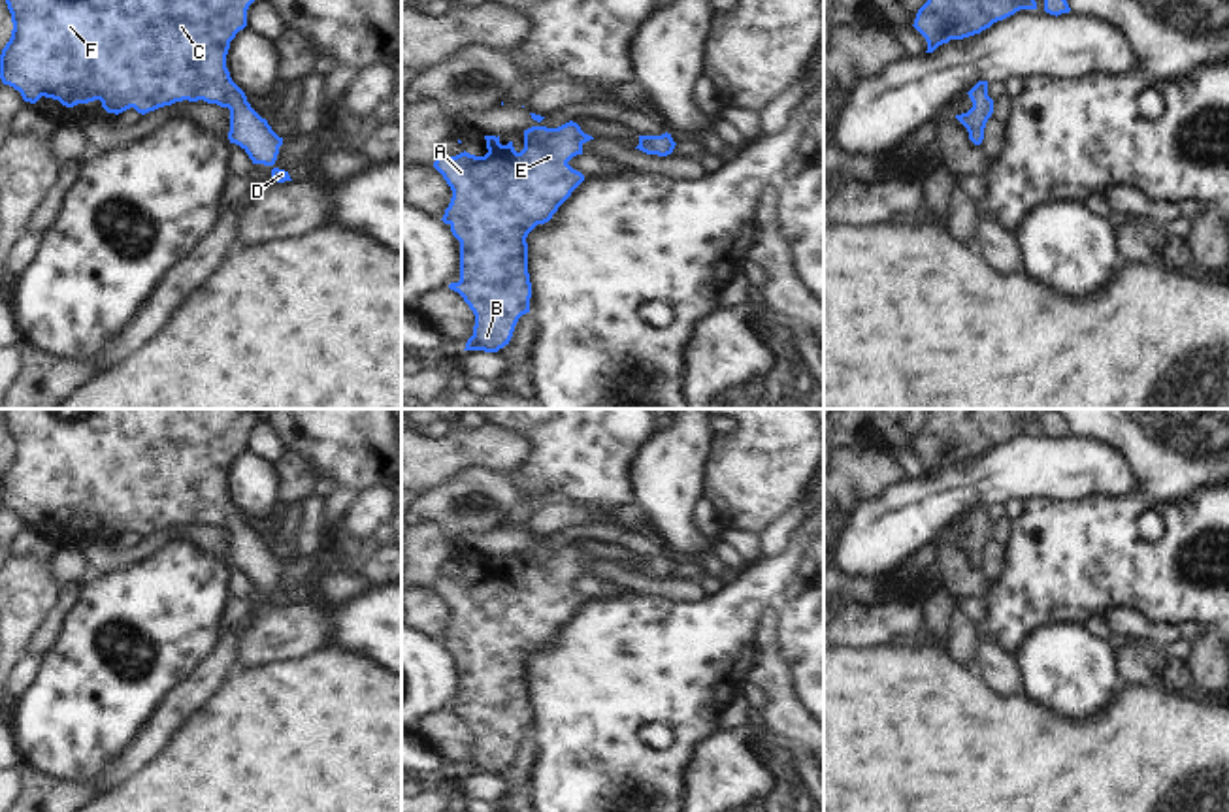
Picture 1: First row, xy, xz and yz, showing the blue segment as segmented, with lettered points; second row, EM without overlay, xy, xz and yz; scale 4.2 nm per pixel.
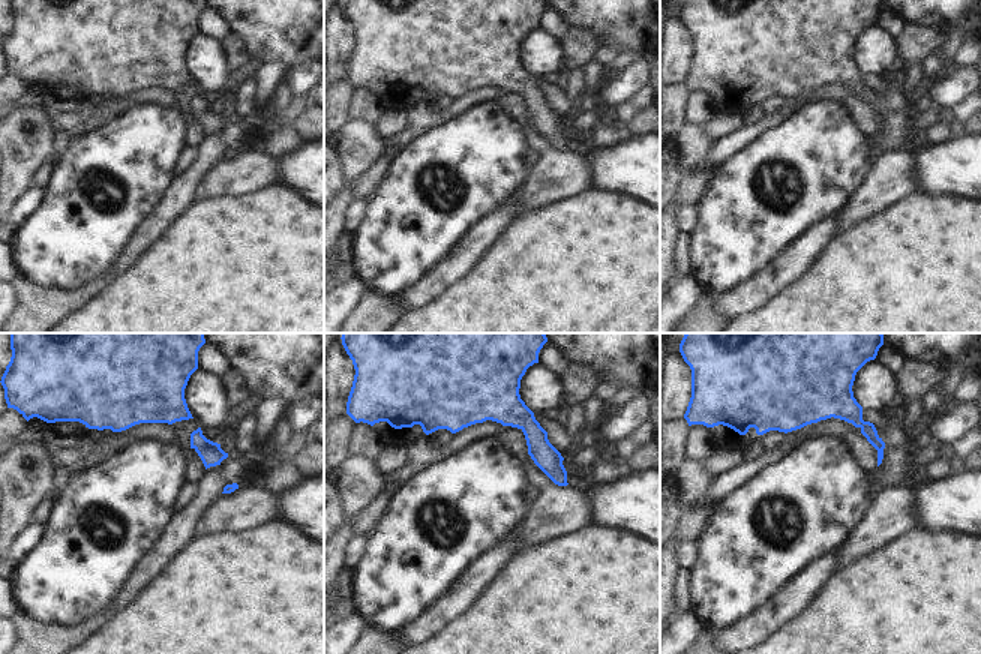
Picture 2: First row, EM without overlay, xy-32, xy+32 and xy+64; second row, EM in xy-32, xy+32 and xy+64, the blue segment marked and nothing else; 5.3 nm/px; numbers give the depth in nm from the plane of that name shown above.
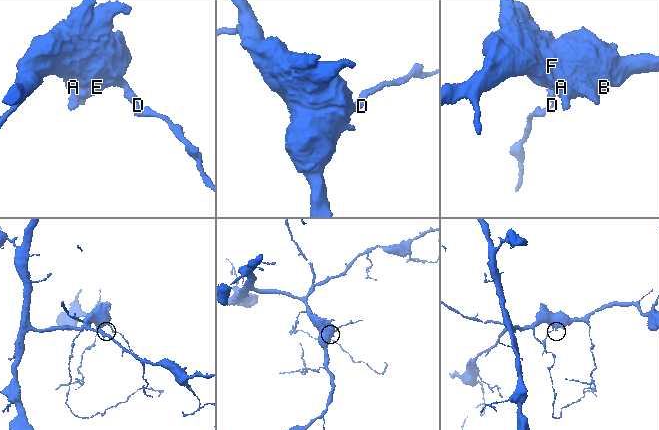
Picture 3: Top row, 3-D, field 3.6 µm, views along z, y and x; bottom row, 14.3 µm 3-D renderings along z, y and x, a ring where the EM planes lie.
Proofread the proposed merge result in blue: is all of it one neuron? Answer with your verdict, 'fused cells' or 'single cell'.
single cell

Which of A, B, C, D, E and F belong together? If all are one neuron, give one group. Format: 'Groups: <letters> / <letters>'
Groups: A B C D E F.

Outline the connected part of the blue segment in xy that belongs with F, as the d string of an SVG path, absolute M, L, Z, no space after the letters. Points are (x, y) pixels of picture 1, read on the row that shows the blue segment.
M6 0L11 38L0 55L0 79L25 102L41 96L66 107L102 102L107 113L134 107L145 115L175 102L217 104L230 109L230 143L239 145L253 164L271 166L271 181L292 181L275 168L279 138L247 102L226 68L230 41L247 26L254 0Z

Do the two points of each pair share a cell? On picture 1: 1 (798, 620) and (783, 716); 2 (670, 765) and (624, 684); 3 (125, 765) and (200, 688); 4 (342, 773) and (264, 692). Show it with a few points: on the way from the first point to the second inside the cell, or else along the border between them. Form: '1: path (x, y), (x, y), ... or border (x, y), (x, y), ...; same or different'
1: border (775, 633), (790, 686), (803, 705); different
2: path (645, 760), (624, 739), (624, 709); same
3: path (142, 747), (181, 705); same
4: path (321, 752), (281, 713); same

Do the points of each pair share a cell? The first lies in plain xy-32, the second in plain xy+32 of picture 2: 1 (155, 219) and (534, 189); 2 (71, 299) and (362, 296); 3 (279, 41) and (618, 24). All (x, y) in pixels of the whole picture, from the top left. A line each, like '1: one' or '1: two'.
1: two
2: one
3: one

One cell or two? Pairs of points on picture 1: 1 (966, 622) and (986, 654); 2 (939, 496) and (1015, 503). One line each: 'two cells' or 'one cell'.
1: two cells
2: two cells

